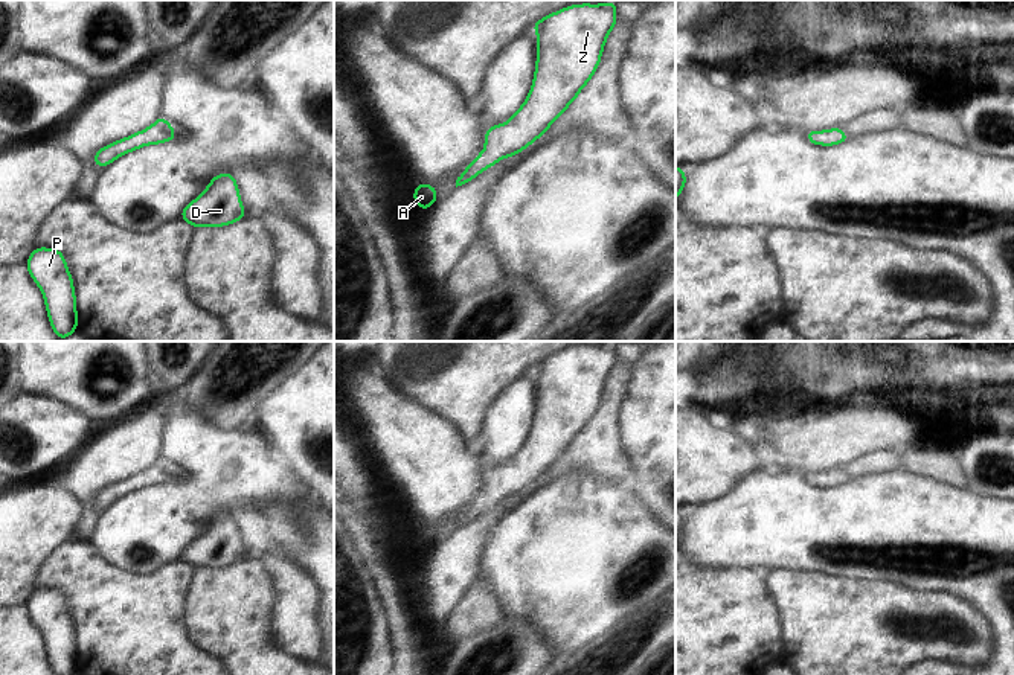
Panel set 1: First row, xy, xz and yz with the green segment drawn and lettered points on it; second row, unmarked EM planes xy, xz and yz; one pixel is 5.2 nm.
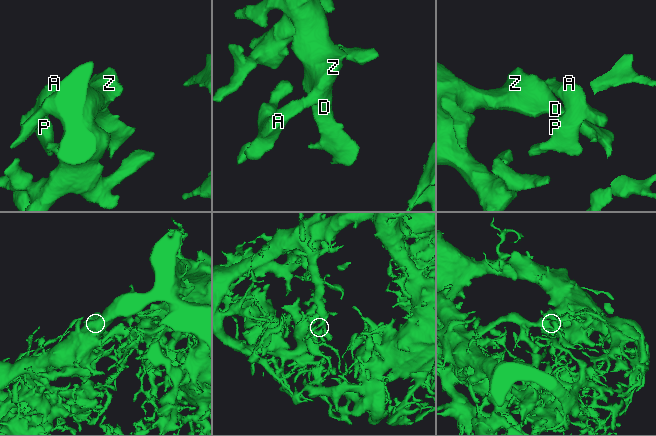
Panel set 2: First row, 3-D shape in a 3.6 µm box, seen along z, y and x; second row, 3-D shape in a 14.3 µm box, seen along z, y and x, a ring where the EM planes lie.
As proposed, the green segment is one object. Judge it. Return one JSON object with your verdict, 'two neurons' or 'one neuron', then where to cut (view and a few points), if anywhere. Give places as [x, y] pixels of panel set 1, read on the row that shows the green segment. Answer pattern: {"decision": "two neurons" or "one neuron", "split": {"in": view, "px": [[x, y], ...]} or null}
{"decision": "one neuron", "split": null}

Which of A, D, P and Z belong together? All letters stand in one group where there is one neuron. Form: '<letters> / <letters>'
A D P Z

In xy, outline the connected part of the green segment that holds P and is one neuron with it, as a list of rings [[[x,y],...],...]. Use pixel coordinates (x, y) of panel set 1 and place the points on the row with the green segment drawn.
[[[37,247],[24,264],[41,288],[58,340],[72,335],[78,326],[76,299],[64,254],[56,248]]]

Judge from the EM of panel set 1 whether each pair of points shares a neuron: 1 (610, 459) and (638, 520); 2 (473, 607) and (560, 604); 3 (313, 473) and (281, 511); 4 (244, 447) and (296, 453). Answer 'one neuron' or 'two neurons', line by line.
1: two neurons
2: two neurons
3: two neurons
4: two neurons

